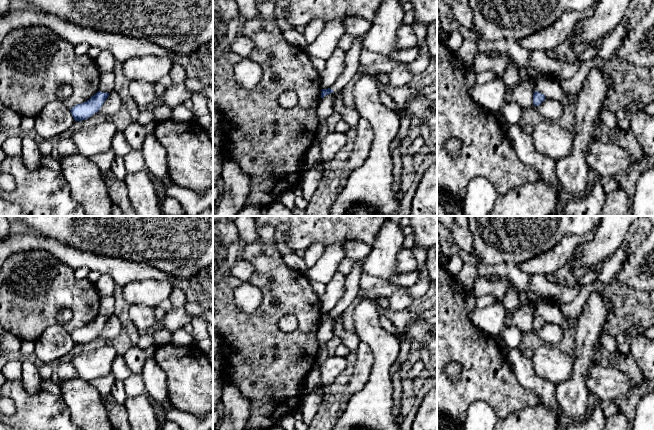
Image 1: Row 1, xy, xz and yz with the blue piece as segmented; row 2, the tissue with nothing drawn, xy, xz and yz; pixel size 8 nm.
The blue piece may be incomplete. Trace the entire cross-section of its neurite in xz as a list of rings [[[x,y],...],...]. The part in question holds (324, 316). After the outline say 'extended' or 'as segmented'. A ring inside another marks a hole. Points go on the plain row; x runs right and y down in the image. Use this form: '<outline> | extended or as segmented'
[[[366,257],[355,261],[351,271],[346,275],[345,292],[343,297],[335,305],[335,307],[328,313],[322,313],[321,322],[330,317],[340,316],[344,310],[359,296],[360,291],[360,275],[362,273],[362,265]]] | extended

